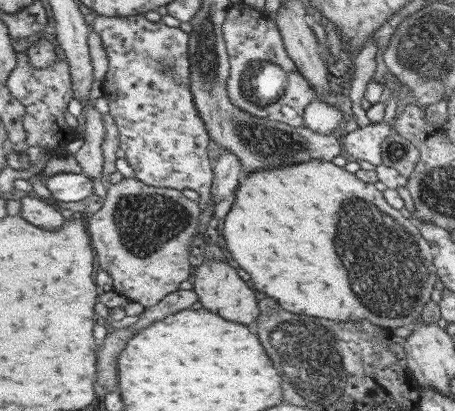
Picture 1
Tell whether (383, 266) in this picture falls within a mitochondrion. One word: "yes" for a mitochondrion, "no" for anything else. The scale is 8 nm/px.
yes

